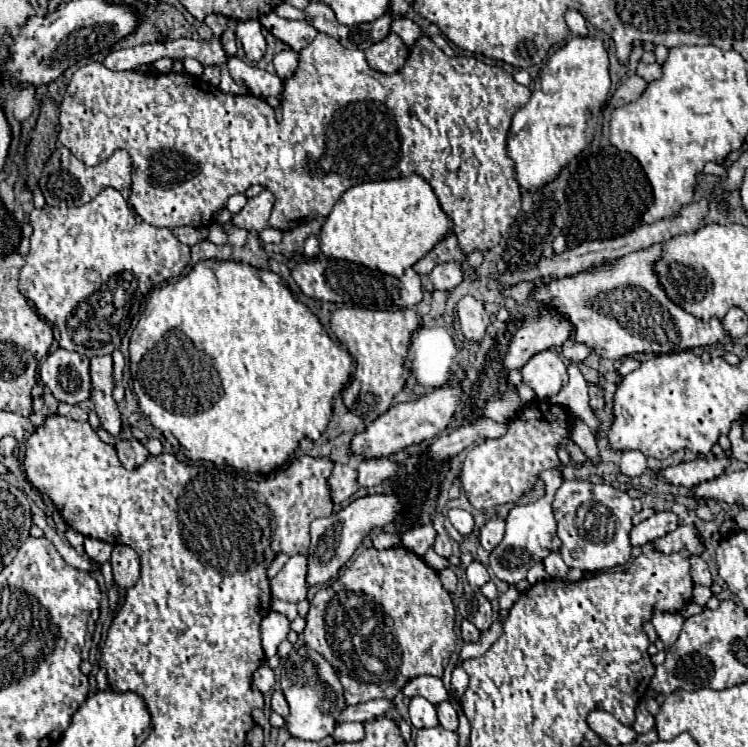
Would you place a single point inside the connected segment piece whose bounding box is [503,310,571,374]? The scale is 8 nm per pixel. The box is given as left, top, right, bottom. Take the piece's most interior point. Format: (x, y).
(545, 330)

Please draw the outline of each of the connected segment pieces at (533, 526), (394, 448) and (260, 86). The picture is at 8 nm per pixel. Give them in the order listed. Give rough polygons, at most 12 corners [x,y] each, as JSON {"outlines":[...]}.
{"outlines":[[[559,470],[541,472],[547,494],[507,516],[491,552],[493,574],[509,586],[551,552]],[[445,384],[395,404],[351,442],[369,458],[435,438],[463,396]],[[237,56],[227,68],[257,98],[281,96],[283,80]]]}

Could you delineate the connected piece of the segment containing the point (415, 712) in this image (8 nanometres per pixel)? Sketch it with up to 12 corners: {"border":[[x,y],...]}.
{"border":[[423,696],[411,698],[409,718],[419,728],[439,724],[435,706]]}

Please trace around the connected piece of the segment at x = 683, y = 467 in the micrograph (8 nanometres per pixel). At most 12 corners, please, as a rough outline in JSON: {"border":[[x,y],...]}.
{"border":[[707,456],[669,466],[661,476],[673,486],[713,480],[731,456]]}

